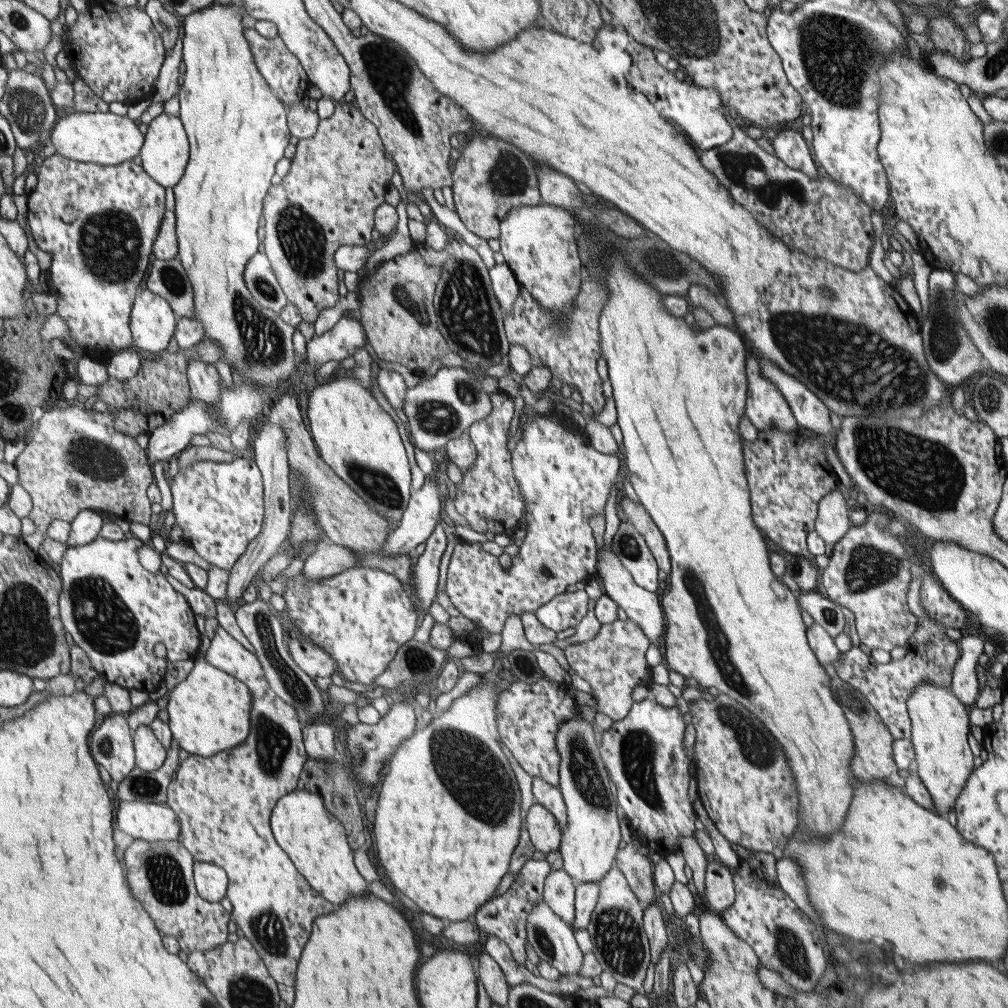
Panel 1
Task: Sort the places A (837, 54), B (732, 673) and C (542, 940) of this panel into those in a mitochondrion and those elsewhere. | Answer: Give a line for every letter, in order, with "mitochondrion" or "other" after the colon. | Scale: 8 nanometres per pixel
A: mitochondrion
B: mitochondrion
C: mitochondrion

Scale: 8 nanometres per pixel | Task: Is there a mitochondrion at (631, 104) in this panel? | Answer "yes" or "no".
no

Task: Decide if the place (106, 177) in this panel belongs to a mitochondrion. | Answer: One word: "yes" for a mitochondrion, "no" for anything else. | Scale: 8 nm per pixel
no

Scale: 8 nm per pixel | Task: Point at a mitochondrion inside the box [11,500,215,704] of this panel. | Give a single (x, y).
(105, 622)

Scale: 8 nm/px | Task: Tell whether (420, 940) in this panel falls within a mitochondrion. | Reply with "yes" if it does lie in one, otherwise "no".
no

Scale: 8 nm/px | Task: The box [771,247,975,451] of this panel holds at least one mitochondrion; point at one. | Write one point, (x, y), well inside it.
(945, 340)

